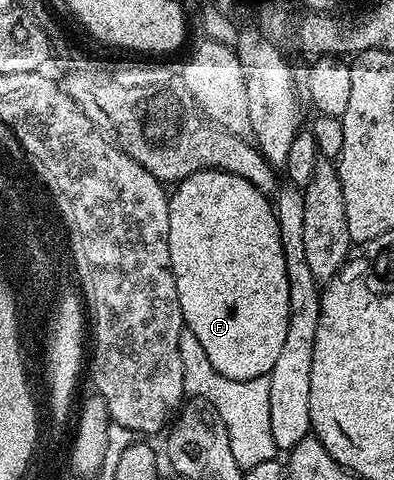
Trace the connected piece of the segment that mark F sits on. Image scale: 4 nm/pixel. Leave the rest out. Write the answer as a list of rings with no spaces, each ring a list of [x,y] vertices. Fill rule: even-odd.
[[[197,172],[186,180],[177,181],[175,192],[169,193],[168,199],[168,254],[170,265],[174,271],[176,282],[176,294],[180,298],[180,310],[182,311],[182,323],[185,328],[196,334],[200,346],[204,346],[204,354],[208,354],[208,362],[224,378],[233,380],[251,380],[261,376],[269,376],[272,366],[276,366],[276,358],[284,347],[284,338],[288,335],[288,274],[284,262],[284,250],[280,242],[280,230],[278,219],[274,217],[274,206],[271,197],[261,192],[256,186],[252,186],[244,178],[240,178],[231,172]]]

